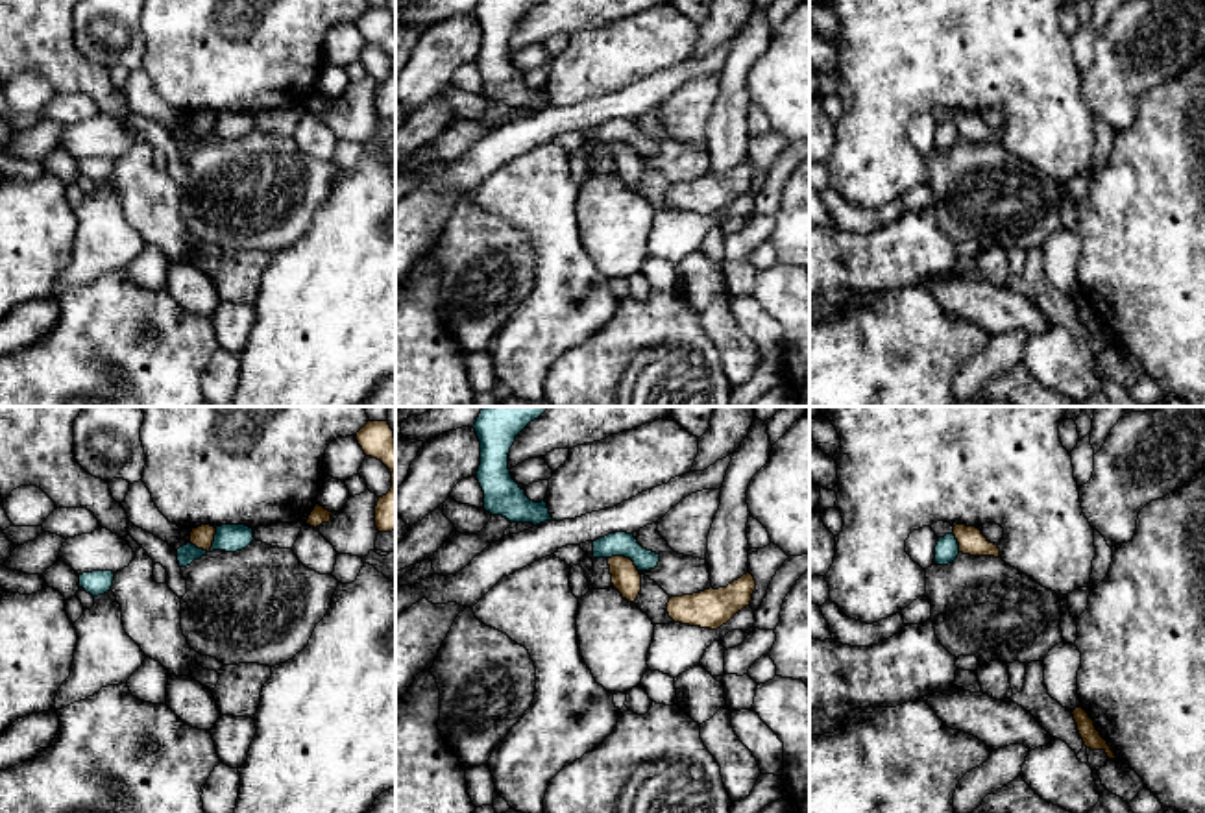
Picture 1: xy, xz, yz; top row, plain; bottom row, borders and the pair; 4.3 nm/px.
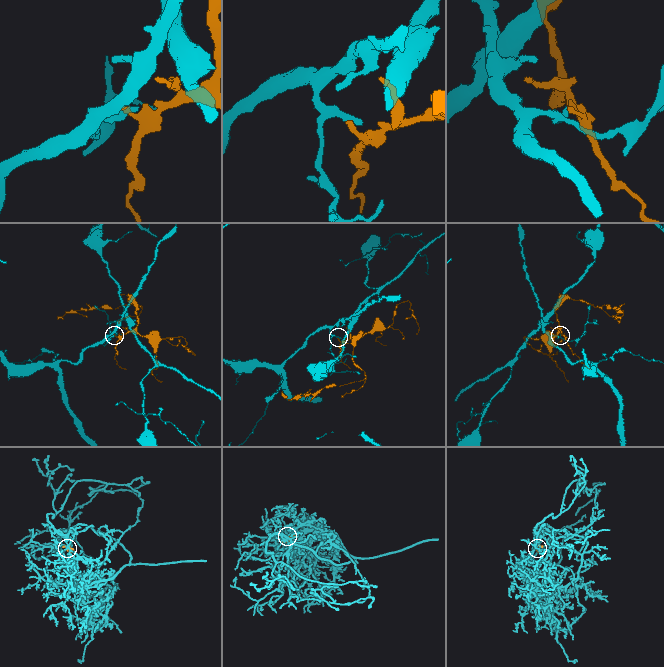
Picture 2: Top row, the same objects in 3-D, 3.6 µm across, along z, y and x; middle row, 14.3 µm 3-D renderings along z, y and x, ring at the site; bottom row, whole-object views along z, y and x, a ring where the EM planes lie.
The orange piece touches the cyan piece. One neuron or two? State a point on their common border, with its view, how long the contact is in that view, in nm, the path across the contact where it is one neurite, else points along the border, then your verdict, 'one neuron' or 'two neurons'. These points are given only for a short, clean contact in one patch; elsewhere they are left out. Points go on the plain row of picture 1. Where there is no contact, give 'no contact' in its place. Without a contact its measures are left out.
meets orange in xy at (209, 135); contact 140 nm long; border along xy (217, 115), (213, 132), (207, 137), (189, 130); two neurons

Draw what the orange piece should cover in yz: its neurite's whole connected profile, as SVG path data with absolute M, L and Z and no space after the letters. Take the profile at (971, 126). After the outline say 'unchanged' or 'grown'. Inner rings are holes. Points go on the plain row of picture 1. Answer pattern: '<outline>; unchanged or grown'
M955 111L954 122L959 129L959 139L963 140L1000 144L998 131L991 129L976 113Z; unchanged

